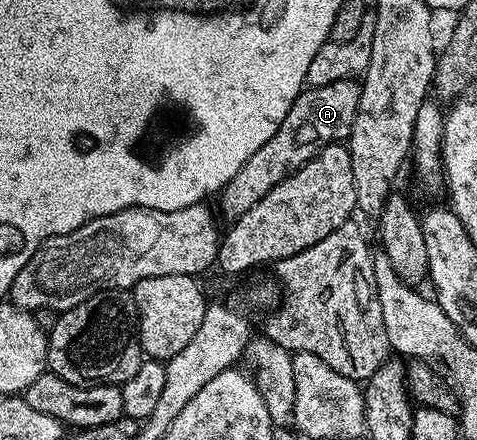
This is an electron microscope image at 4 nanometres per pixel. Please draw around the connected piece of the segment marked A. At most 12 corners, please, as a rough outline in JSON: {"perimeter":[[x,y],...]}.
{"perimeter":[[361,86],[300,92],[277,134],[218,193],[222,219],[346,141]]}

